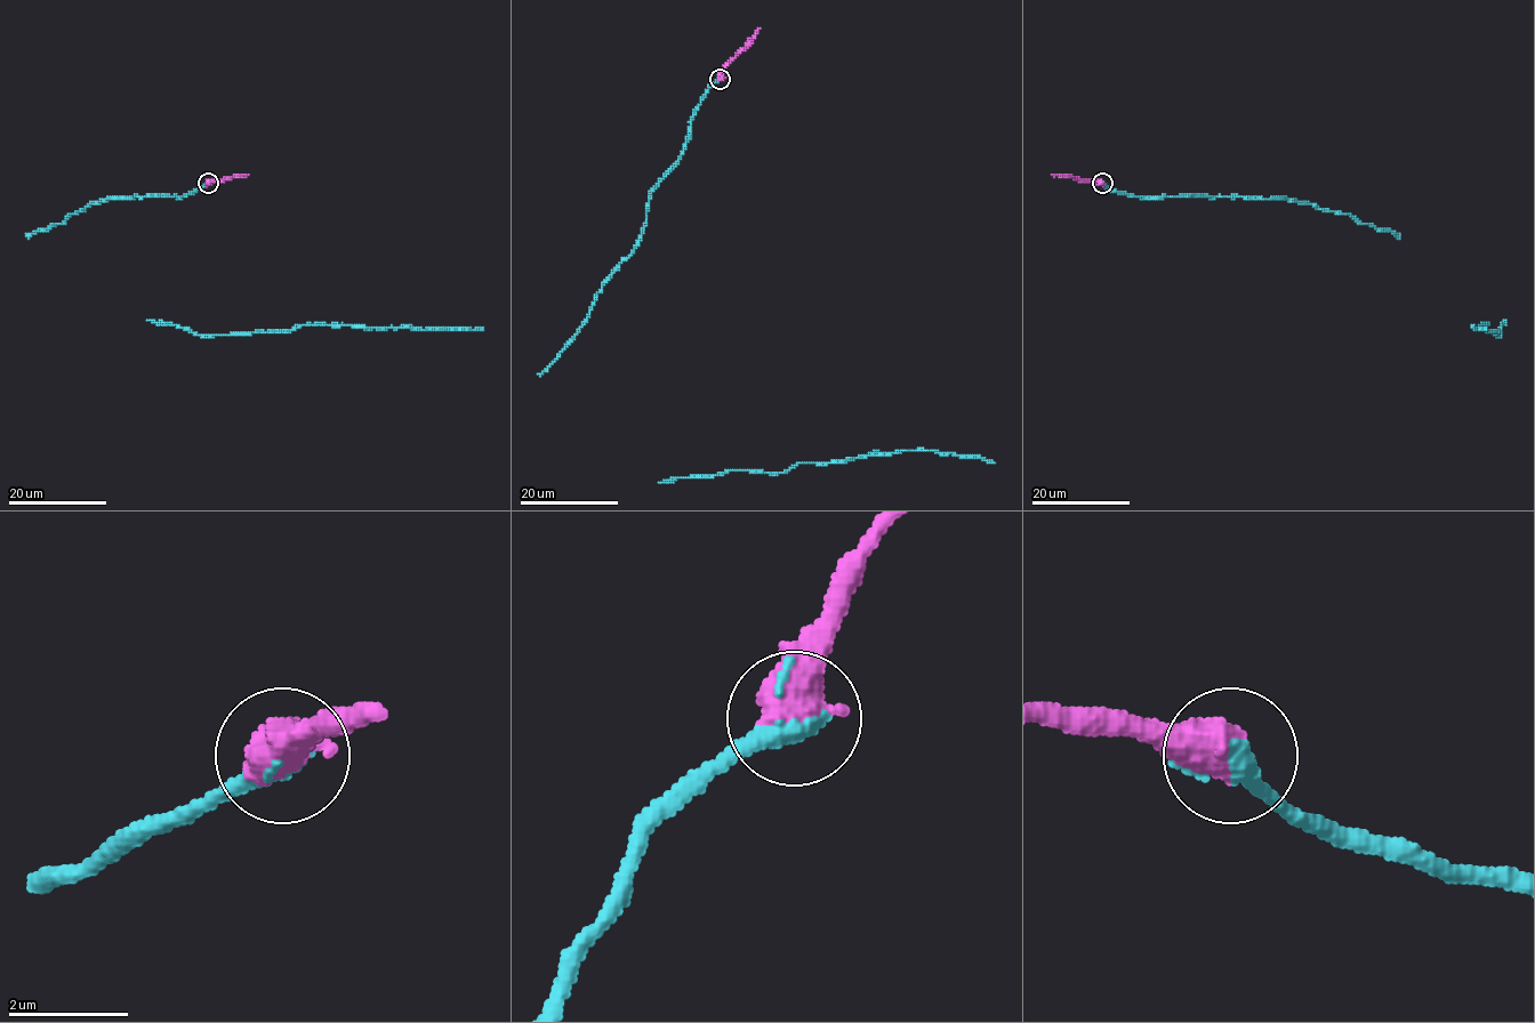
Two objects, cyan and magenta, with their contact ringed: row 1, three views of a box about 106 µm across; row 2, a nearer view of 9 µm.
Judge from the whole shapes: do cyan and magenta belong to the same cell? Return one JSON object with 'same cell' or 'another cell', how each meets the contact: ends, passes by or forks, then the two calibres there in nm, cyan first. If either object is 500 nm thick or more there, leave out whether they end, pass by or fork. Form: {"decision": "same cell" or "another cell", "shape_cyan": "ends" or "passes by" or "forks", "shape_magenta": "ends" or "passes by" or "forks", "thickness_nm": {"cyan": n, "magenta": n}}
{"decision": "same cell", "thickness_nm": {"cyan": 280, "magenta": 800}}

